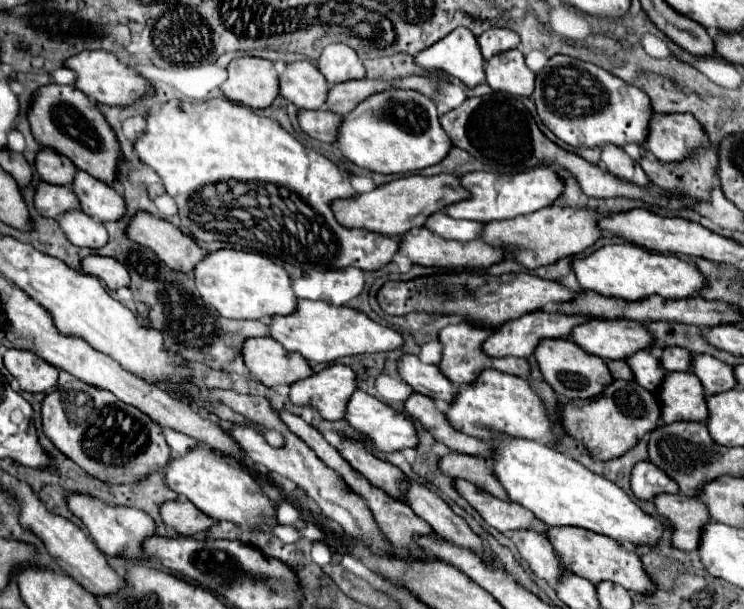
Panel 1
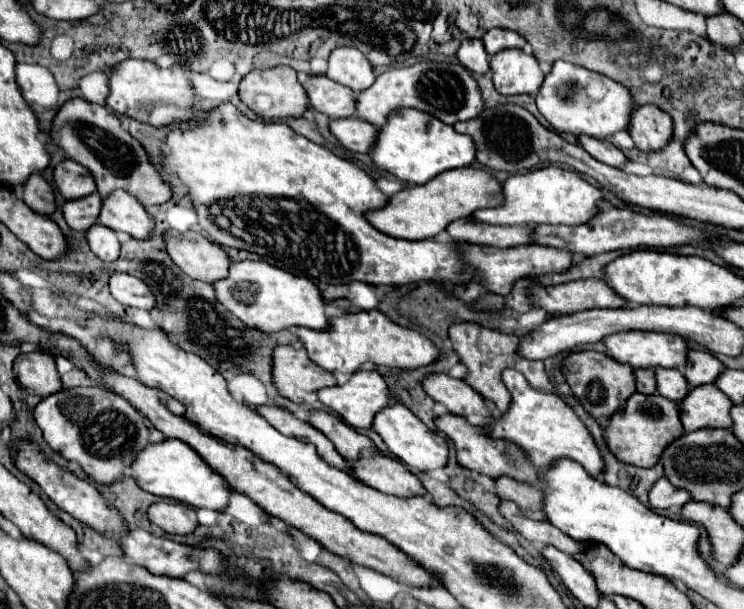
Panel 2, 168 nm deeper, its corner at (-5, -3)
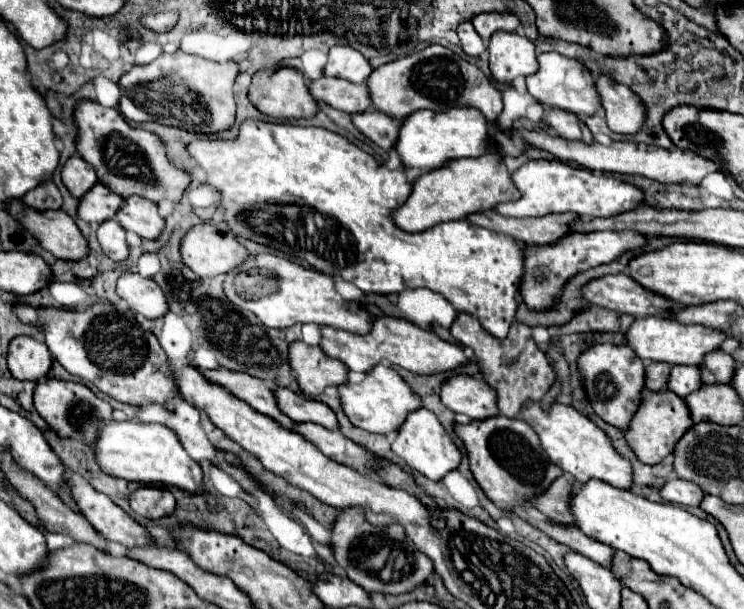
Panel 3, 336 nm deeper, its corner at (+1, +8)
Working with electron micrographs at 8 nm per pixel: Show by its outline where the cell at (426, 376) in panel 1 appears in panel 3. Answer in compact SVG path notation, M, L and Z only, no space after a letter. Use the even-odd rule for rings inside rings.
M453 376L441 386L441 402L473 420L487 420L499 414L497 394L485 382L471 376Z

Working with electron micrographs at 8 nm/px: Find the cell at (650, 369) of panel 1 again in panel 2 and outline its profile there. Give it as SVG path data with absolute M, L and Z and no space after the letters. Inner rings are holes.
M655 367L655 381L657 381L657 393L671 401L683 399L689 391L689 385L683 379L683 373L679 369Z

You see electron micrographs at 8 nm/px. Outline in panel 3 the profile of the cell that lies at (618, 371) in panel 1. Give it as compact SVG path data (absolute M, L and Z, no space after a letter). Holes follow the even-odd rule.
M651 362L647 366L647 376L645 376L645 386L651 392L661 392L667 388L667 380L669 380L669 372L671 366L669 364L661 364L661 362Z

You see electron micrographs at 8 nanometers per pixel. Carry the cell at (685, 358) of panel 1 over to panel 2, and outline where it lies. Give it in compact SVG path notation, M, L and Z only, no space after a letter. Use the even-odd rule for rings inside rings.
M687 351L687 363L683 367L683 375L689 387L713 383L717 375L723 371L723 363L709 351Z

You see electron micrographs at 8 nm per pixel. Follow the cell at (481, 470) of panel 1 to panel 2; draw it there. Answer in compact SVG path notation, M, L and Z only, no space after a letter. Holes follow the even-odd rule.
M501 475L495 479L495 489L499 495L507 497L509 501L517 503L521 513L529 519L537 519L537 521L545 521L547 517L543 515L543 495L539 495L539 489L529 485L529 483L521 483L515 481L507 475Z

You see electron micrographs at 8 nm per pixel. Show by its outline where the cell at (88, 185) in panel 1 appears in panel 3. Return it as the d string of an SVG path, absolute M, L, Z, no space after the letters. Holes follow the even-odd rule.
M139 196L125 198L123 208L117 212L117 220L125 230L135 232L145 240L157 240L165 228L165 220L159 216L157 204Z

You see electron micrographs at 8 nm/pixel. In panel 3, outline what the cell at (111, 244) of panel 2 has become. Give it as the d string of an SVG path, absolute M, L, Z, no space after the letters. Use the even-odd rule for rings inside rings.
M109 220L103 222L97 228L97 238L99 244L103 248L103 252L115 260L115 262L123 262L129 256L129 244L127 244L127 232L123 226L119 226L117 220Z

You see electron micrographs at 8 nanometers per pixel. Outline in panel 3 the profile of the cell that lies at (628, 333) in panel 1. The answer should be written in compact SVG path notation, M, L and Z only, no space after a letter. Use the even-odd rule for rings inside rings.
M637 318L627 332L627 344L635 350L635 354L641 360L667 362L671 366L675 364L701 366L705 354L719 350L725 340L727 340L725 332L705 328L699 324L681 324L673 318Z

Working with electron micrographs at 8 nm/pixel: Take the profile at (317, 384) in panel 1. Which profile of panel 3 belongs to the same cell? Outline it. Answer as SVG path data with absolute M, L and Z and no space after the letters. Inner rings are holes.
M377 366L373 372L365 374L365 380L359 384L341 384L339 394L343 410L353 426L373 434L395 434L405 422L407 414L421 408L419 394L415 394L409 384L393 368L387 366Z

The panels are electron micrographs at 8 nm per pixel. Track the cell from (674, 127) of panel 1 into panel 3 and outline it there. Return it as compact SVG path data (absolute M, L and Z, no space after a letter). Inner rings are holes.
M605 74L595 80L595 88L601 98L601 108L605 112L609 128L619 134L637 132L645 116L645 108L641 100L637 100L637 94L633 94L631 88L615 82Z

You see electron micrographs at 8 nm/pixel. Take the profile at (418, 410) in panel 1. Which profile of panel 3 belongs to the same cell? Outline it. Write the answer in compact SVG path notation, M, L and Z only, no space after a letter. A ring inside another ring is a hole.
M495 416L481 422L475 420L467 426L457 424L455 432L467 448L469 466L477 484L487 494L487 498L505 512L515 512L531 498L543 494L553 484L553 480L563 474L563 470L555 466L541 448L535 430L523 420Z

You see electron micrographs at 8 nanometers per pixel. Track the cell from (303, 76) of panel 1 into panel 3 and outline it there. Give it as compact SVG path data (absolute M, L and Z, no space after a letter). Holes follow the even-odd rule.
M323 76L311 82L309 90L315 96L315 100L323 100L335 110L341 110L347 114L359 114L373 108L367 84L353 84L341 78Z

